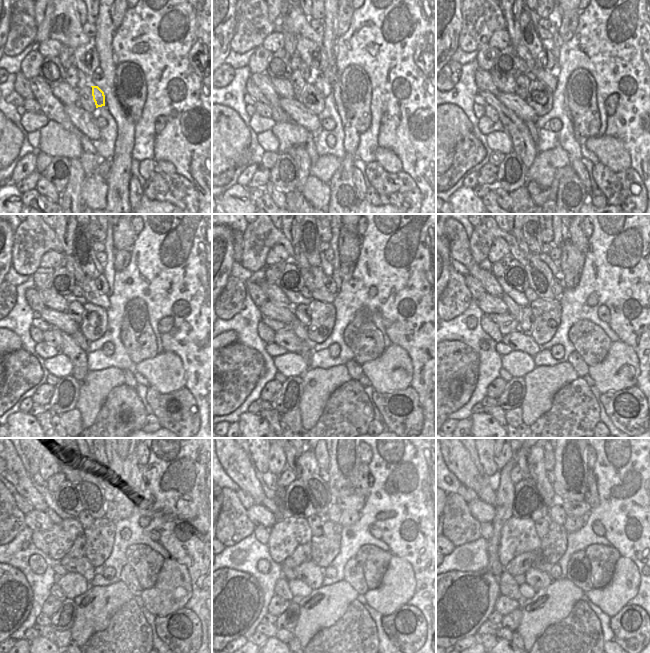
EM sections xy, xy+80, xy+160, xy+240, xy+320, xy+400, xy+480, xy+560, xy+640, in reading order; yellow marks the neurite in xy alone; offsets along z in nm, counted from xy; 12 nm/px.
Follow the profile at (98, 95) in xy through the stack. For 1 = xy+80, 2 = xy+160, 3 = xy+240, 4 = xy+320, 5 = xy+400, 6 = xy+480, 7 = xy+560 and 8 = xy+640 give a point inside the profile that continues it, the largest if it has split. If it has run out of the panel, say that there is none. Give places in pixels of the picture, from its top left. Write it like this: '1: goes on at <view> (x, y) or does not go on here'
1: goes on at xy+80 (321, 84)
2: goes on at xy+160 (544, 76)
3: goes on at xy+240 (91, 293)
4: goes on at xy+320 (314, 278)
5: goes on at xy+400 (540, 277)
6: goes on at xy+480 (92, 491)
7: goes on at xy+560 (318, 490)
8: goes on at xy+640 (538, 478)

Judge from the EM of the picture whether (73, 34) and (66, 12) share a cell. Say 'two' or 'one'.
one

